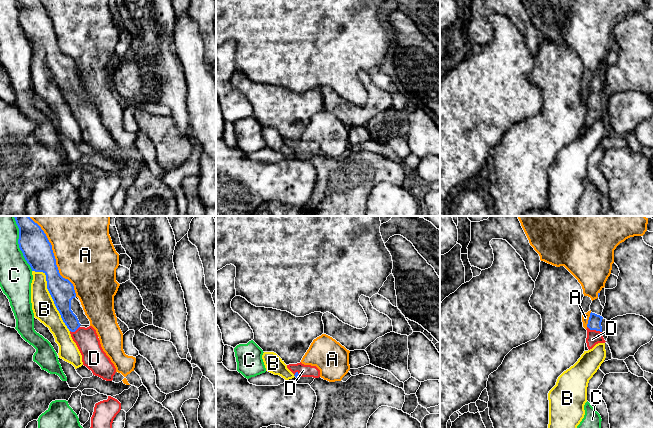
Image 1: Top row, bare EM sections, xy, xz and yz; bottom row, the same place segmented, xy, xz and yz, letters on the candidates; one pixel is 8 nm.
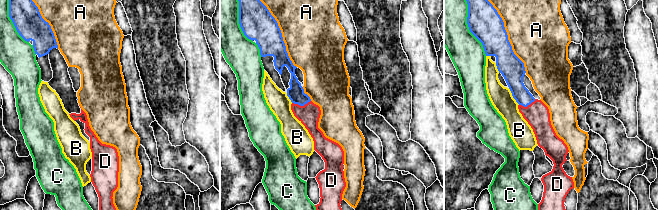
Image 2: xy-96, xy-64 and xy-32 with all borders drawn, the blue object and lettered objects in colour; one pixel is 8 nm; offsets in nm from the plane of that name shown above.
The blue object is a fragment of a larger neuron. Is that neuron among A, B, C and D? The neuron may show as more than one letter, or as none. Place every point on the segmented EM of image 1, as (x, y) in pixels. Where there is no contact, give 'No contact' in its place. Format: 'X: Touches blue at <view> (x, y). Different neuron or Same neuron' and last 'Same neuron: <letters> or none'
A: Touches blue at xy (54, 257). Different neuron
B: Touches blue at xy (51, 296). Different neuron
C: Touches blue at xy (18, 243). Different neuron
D: Touches blue at yz (594, 329). Same neuron
Same neuron: D

